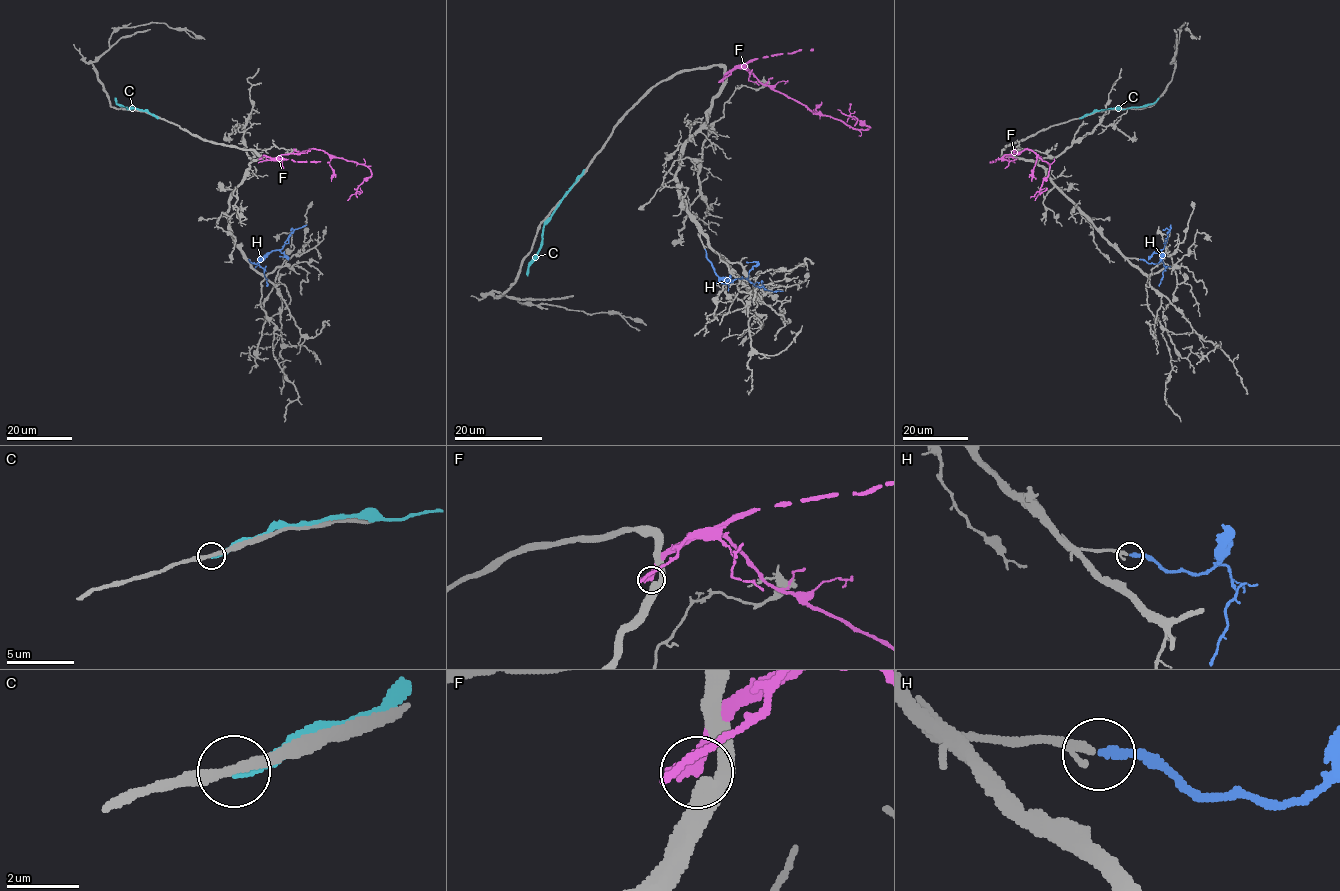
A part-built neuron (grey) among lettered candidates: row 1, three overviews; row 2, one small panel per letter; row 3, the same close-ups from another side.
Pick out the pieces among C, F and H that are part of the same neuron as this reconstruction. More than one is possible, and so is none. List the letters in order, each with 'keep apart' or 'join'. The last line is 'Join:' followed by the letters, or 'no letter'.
C: keep apart
F: keep apart
H: join
Join: H

